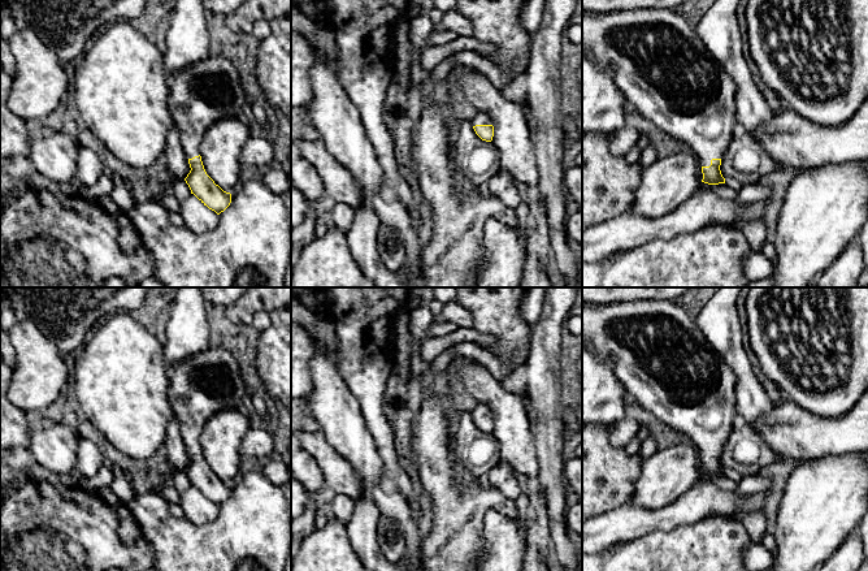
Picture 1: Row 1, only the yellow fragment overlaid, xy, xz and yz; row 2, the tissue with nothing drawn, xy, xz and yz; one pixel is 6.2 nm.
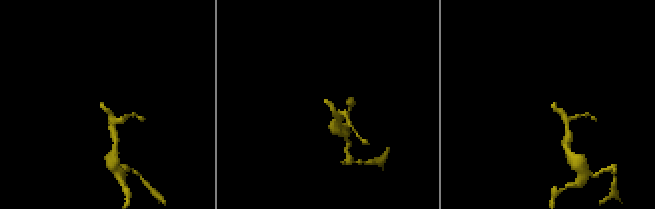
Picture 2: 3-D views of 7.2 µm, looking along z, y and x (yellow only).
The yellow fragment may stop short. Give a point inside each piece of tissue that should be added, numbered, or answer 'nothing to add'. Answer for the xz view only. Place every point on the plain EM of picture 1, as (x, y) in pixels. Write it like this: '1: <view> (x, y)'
1: xz (481, 410)

